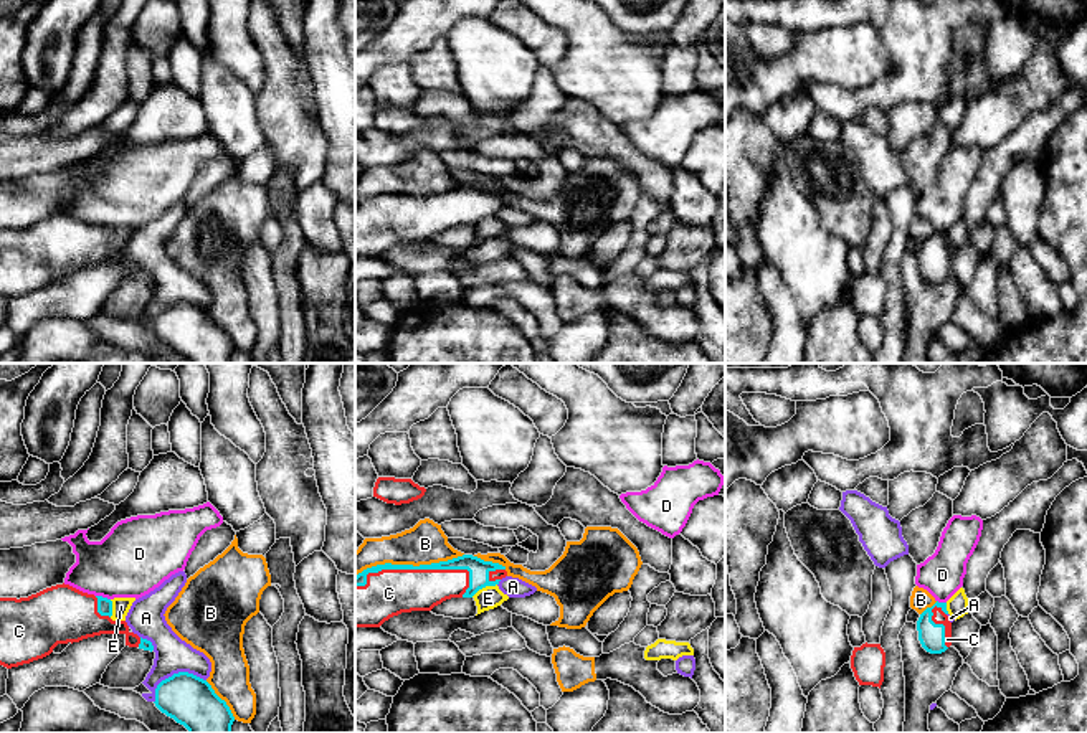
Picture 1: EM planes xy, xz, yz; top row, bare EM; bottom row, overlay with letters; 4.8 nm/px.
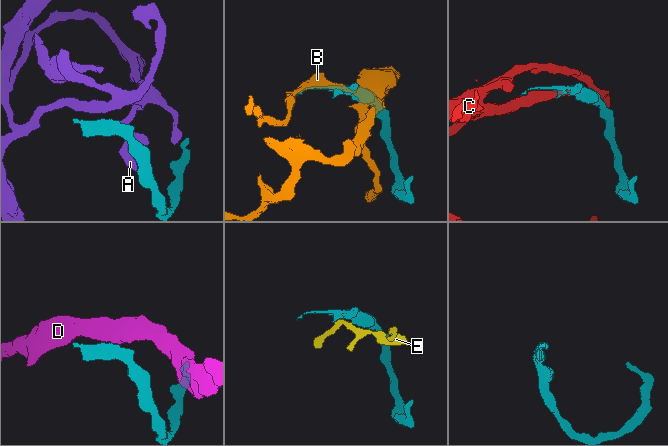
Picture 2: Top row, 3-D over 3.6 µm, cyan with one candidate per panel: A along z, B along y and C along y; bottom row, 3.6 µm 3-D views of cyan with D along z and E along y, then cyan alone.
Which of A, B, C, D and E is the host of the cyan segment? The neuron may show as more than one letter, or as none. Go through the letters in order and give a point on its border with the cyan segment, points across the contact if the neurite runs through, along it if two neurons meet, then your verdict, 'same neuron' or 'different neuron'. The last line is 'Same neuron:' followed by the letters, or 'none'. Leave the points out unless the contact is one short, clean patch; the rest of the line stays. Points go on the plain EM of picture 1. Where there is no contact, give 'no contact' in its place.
A: xy (174, 304) | different neuron
B: xz (410, 195) | different neuron
C: xz (408, 198) | same neuron
D: xy (101, 226) | along xy (96, 225), (109, 230) | different neuron
E: xz (483, 217) | along xz (496, 213), (479, 218), (471, 226) | different neuron
Same neuron: C

